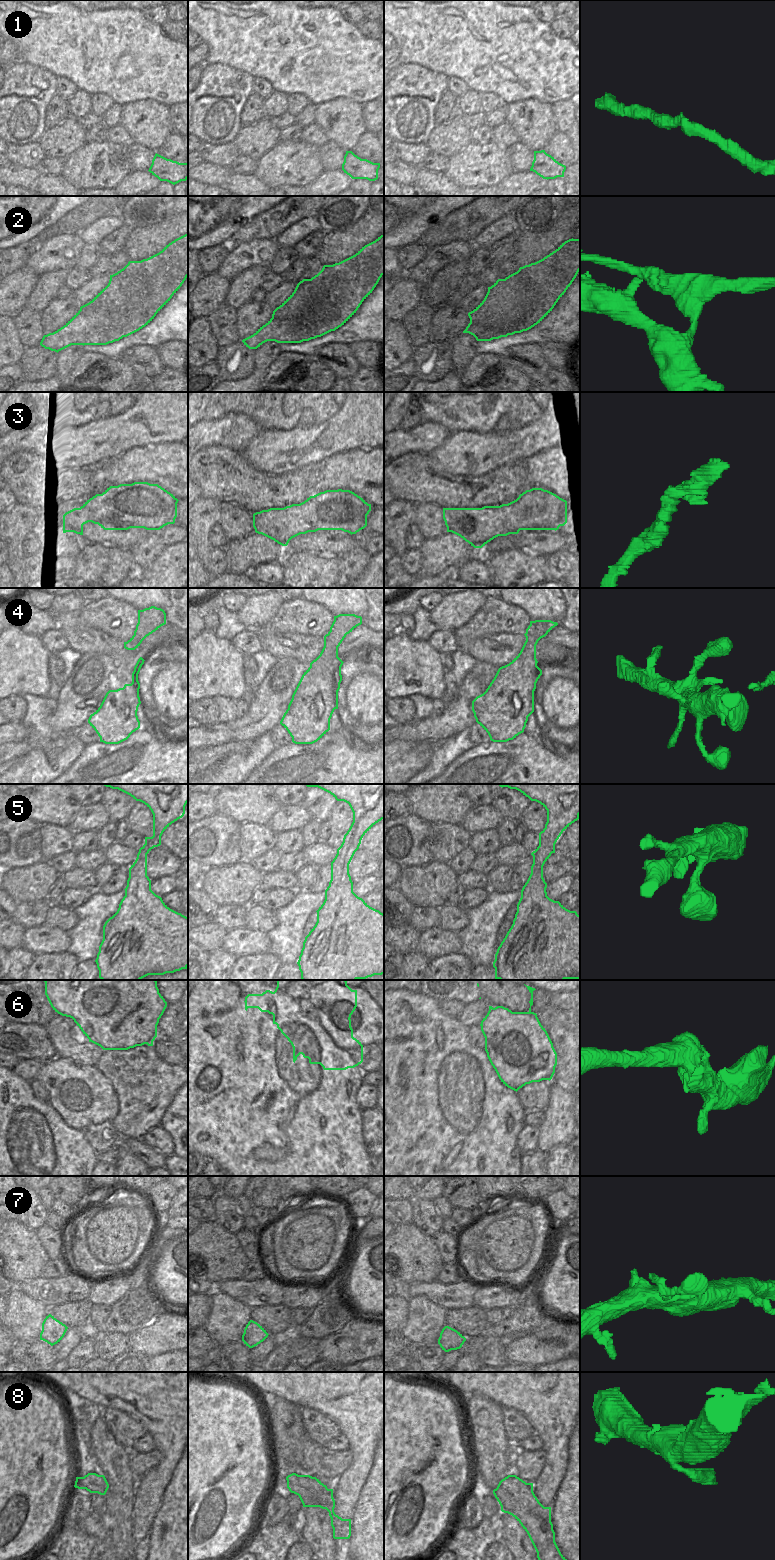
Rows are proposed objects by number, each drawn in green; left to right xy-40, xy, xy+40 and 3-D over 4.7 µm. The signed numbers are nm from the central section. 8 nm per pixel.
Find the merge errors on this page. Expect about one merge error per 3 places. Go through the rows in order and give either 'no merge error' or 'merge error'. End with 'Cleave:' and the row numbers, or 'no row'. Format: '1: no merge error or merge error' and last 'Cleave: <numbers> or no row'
1: merge error
2: merge error
3: no merge error
4: no merge error
5: no merge error
6: merge error
7: no merge error
8: no merge error
Cleave: 1, 2, 6

